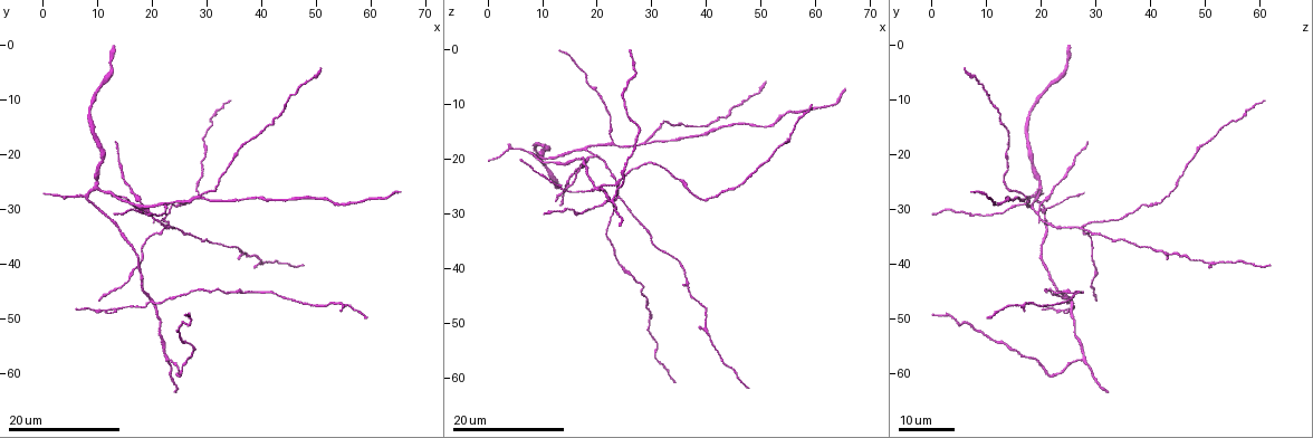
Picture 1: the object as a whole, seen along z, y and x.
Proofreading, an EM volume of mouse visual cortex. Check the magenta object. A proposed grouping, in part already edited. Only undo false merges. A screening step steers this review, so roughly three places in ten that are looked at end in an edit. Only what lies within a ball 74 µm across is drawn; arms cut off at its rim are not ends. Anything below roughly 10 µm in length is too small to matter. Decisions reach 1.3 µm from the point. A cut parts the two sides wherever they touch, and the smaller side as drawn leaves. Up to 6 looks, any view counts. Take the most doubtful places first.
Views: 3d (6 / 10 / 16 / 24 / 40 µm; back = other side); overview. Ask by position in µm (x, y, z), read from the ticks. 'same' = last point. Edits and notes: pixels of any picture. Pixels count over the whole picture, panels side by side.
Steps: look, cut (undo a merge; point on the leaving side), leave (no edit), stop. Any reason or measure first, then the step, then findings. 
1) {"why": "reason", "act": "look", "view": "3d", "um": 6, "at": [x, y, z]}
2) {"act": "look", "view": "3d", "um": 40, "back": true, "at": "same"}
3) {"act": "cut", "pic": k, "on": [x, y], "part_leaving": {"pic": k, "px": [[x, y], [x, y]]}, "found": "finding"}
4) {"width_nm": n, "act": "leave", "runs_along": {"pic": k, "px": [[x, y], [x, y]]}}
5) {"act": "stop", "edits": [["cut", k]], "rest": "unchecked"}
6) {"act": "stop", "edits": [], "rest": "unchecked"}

{"why": "three-way junction", "act": "look", "view": "3d", "um": 16, "at": [20.0, 31.0, 19.0]}

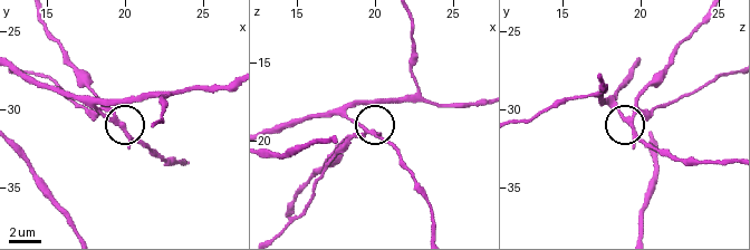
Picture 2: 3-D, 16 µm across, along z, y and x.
{"act": "look", "view": "3d", "um": 6, "at": [19.4, 30.8, 19.6]}

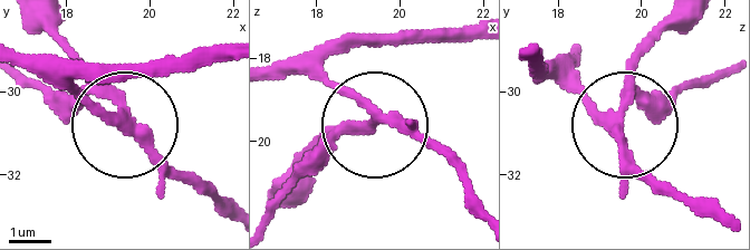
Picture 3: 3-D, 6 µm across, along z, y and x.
{"arms": 3, "act": "cut", "pic": 3, "on": [60, 118], "part_leaving": {"pic": 3, "px": [[122, 102], [47, 20]]}, "found": "a second neuron is stuck on"}

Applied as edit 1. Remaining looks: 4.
{"why": "three arms meet", "act": "look", "view": "3d", "um": 24, "at": [29.5, 27.5, 17.0]}

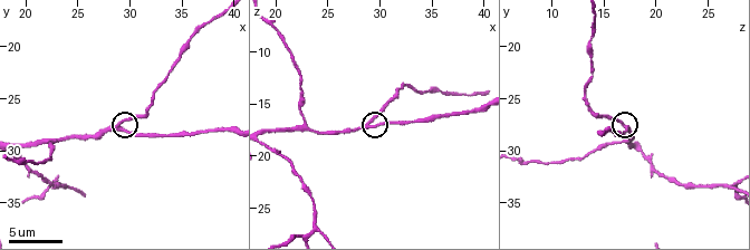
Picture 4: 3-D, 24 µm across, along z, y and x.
{"act": "look", "view": "3d", "um": 10, "at": [28.8, 27.4, 16.8]}

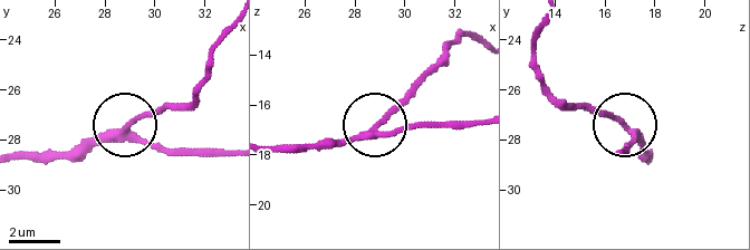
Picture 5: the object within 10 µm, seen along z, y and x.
{"act": "leave", "runs_along": {"pic": 5, "px": [[22, 160], [86, 155], [167, 104]]}, "found": "all the same neuron"}

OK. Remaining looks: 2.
{"why": "three-way junction", "act": "look", "view": "3d", "um": 24, "at": [21.0, 47.5, 25.0]}

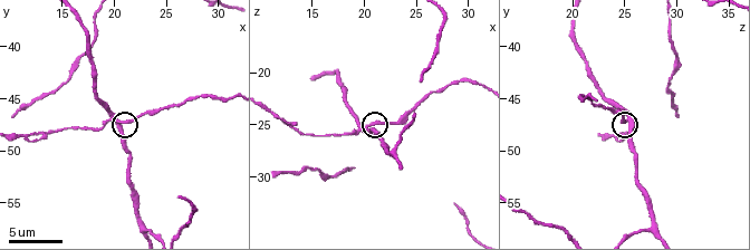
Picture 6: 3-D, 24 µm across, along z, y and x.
{"why": "zoom in", "act": "look", "view": "3d", "um": 6, "at": [20.4, 47.4, 25.4]}

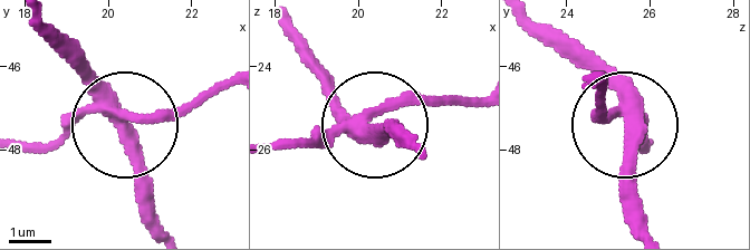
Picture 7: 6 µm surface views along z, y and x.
{"side_arm_um": 49, "act": "cut", "pic": 7, "on": [163, 109], "part_leaving": {"pic": 7, "px": [[105, 107], [175, 117], [229, 89]]}, "found": "two neurons meet here"}

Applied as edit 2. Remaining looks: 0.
{"act": "stop", "edits": [["cut", 3], ["cut", 7]], "rest": "unchecked"}

